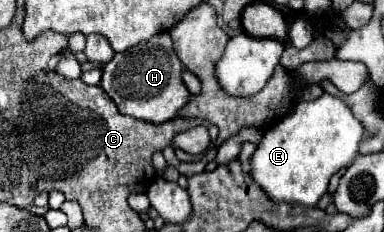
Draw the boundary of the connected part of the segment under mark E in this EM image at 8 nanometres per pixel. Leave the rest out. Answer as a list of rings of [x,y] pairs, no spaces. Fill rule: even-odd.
[[[319,96],[317,100],[311,102],[301,102],[295,106],[295,110],[277,126],[267,130],[257,142],[257,150],[251,156],[251,178],[259,184],[259,188],[267,194],[267,198],[279,206],[279,204],[289,204],[289,206],[317,206],[319,198],[327,192],[329,180],[335,172],[351,164],[353,156],[357,154],[359,142],[363,140],[363,126],[355,116],[351,114],[351,108],[337,96]]]

